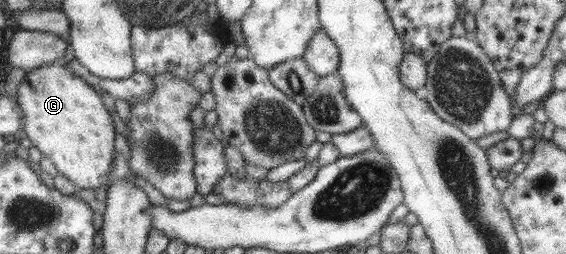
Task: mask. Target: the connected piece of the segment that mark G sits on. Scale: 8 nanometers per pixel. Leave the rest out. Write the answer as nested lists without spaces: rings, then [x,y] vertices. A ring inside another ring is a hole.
[[[62,61],[27,72],[18,87],[26,117],[24,135],[50,158],[61,175],[80,189],[107,189],[115,159],[115,123],[93,85],[77,77]]]

